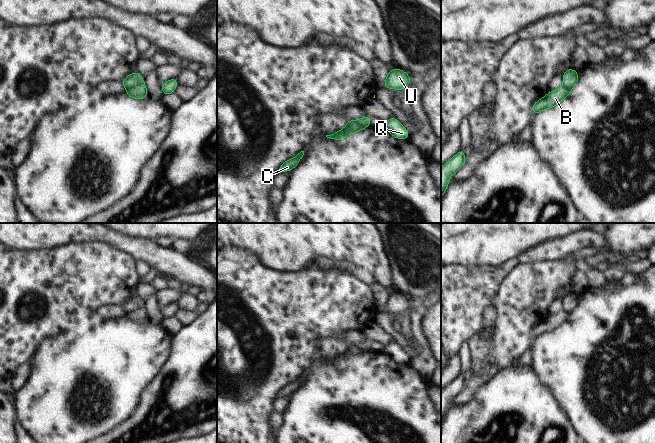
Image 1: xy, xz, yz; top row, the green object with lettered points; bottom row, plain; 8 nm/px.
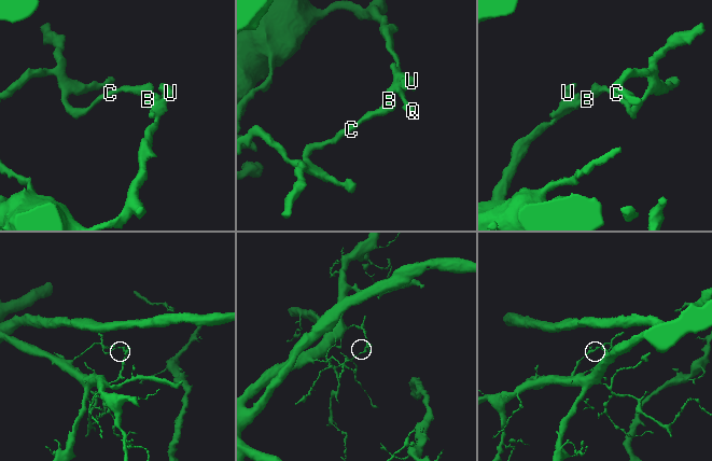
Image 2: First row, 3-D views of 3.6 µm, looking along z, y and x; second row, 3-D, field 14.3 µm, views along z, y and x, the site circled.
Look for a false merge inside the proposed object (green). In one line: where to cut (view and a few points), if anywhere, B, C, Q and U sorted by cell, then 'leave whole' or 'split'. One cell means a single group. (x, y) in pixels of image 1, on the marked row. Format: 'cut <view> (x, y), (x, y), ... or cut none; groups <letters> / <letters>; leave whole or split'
cut xy (143, 82), (126, 89); groups B U / C Q; split

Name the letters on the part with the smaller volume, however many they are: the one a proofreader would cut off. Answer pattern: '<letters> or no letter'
B, U

